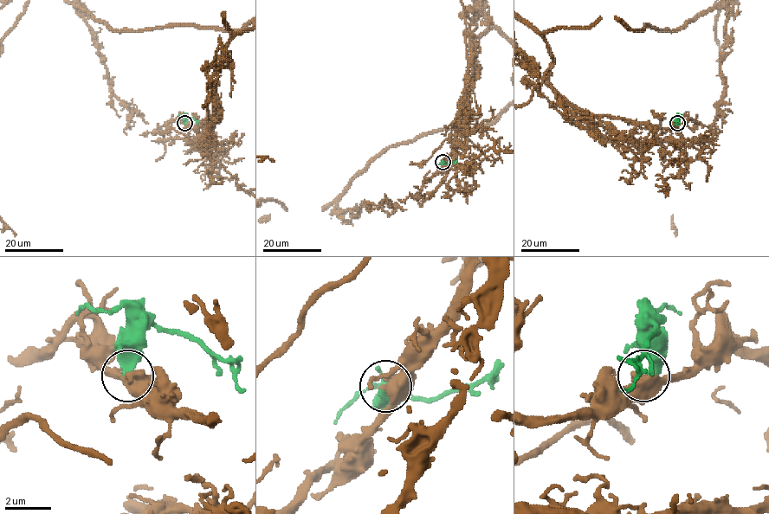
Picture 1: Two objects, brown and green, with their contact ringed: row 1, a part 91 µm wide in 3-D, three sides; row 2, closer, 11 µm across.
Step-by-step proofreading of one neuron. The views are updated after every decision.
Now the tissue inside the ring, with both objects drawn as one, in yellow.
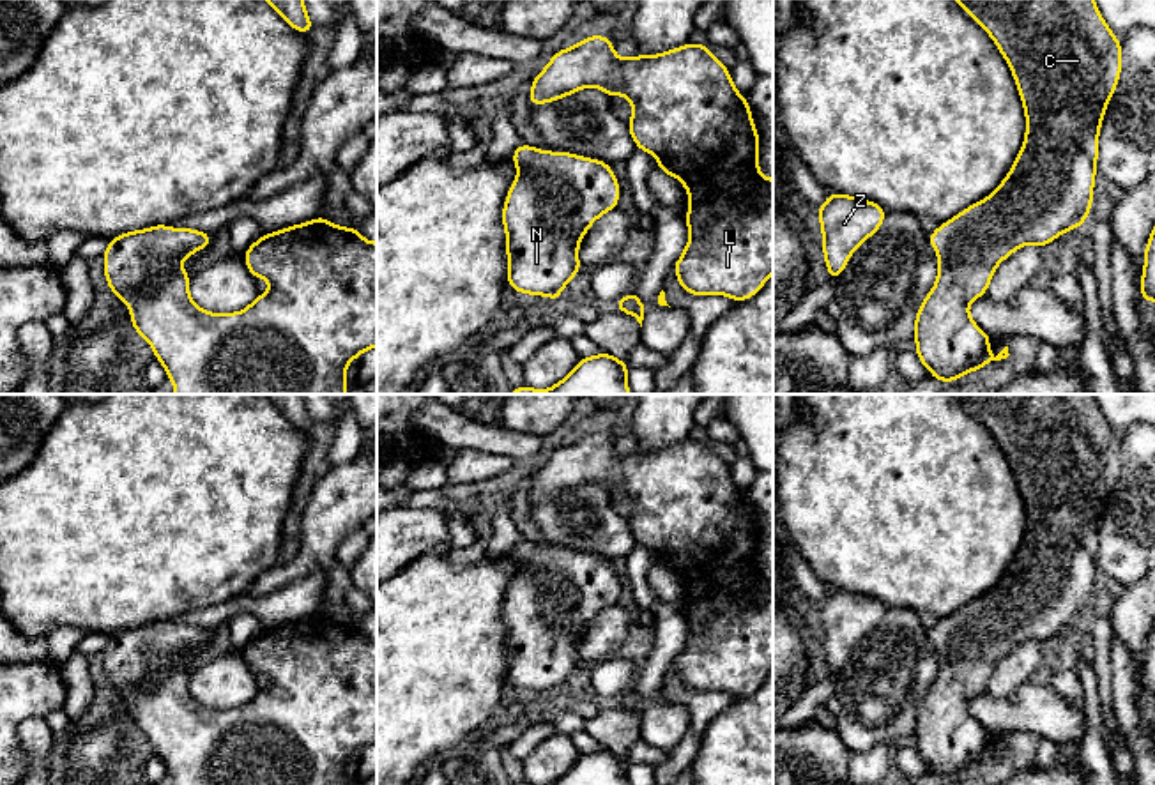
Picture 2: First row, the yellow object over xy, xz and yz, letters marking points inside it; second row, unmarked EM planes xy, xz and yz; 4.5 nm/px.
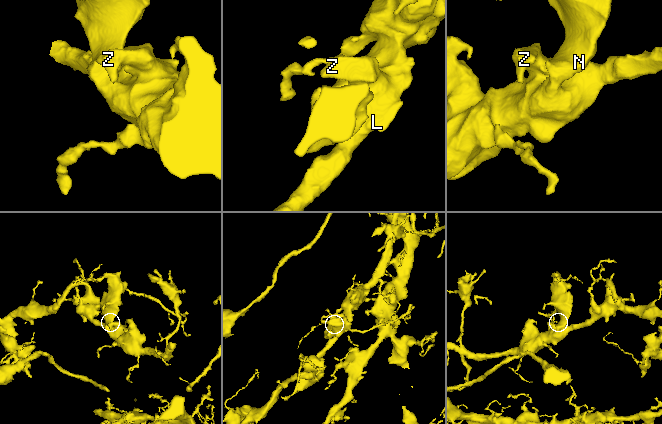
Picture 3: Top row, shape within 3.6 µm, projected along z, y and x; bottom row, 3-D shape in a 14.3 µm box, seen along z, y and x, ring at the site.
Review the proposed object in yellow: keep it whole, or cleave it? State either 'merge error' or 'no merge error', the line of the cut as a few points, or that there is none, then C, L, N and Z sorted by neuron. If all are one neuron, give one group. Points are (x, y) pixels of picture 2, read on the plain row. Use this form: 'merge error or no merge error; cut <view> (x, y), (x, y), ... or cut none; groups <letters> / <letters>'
no merge error; cut none; groups C L N Z

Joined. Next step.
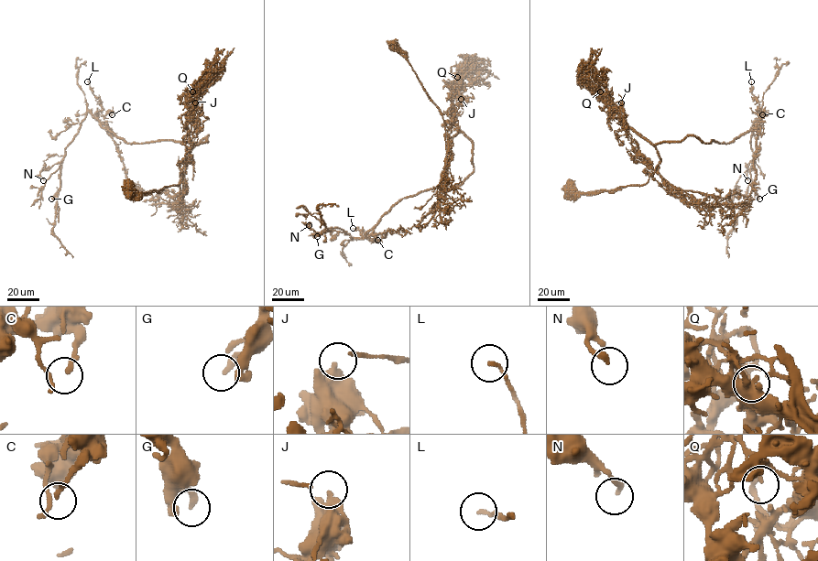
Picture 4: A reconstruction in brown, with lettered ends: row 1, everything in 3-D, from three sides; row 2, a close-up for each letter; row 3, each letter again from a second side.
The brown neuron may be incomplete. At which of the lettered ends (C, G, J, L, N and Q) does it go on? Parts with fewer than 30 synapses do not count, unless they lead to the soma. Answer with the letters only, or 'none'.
none

